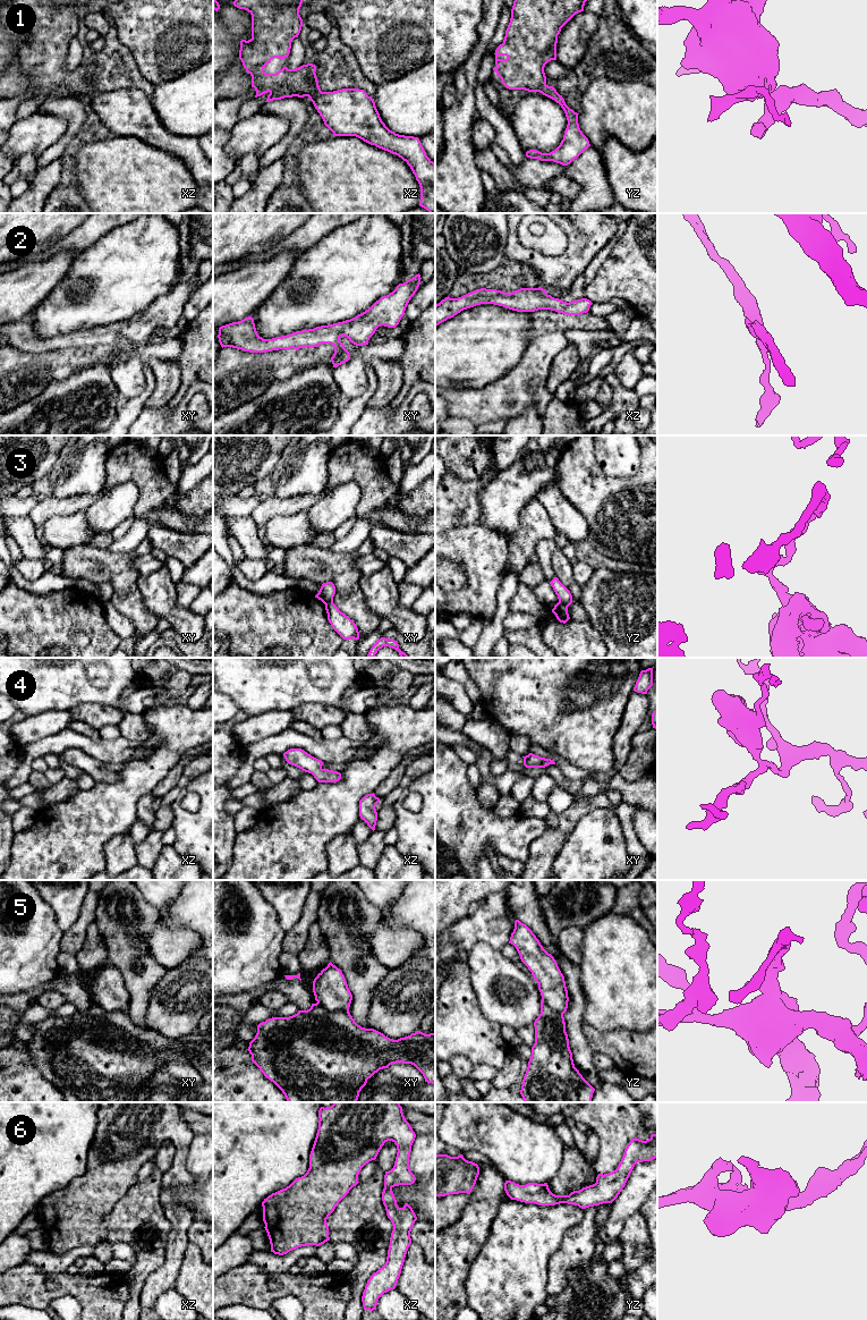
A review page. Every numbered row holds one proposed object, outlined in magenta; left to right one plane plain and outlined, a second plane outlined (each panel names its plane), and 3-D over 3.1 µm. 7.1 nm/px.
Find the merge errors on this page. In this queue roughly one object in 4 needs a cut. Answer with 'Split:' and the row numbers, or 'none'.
Split: 3

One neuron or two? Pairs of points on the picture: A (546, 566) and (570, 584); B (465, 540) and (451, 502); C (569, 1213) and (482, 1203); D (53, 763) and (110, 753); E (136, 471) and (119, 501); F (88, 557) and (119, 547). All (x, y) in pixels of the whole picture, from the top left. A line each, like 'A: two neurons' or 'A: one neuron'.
A: two neurons
B: two neurons
C: two neurons
D: two neurons
E: two neurons
F: two neurons

